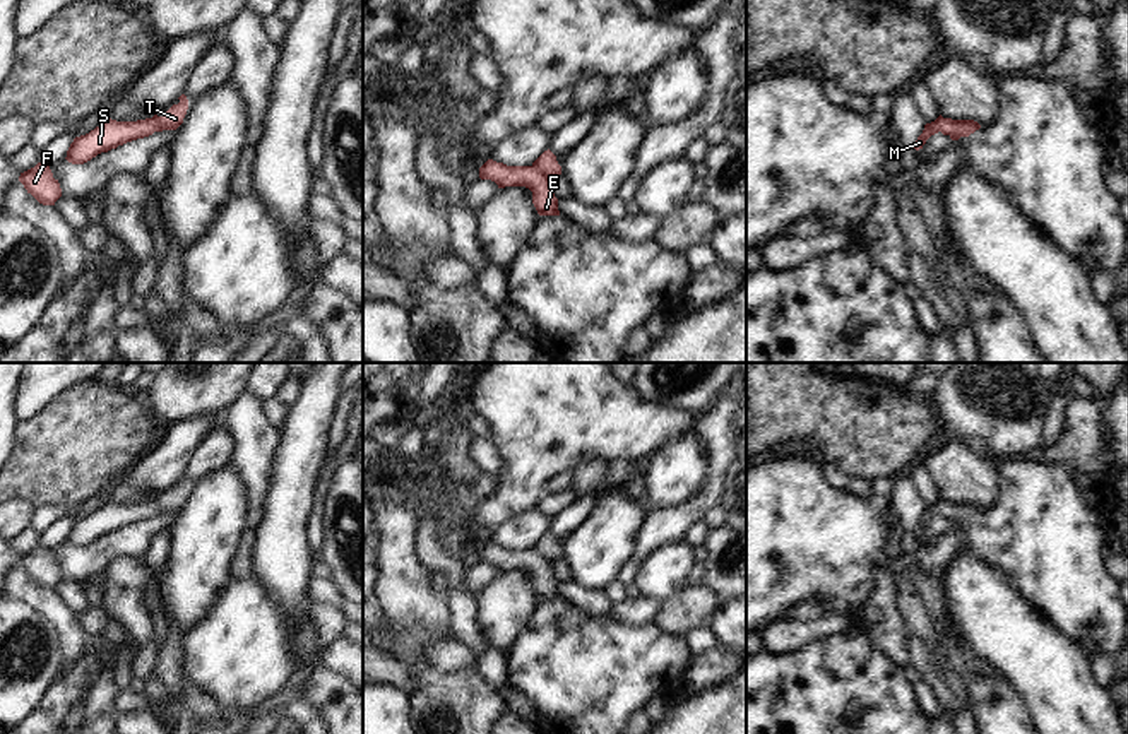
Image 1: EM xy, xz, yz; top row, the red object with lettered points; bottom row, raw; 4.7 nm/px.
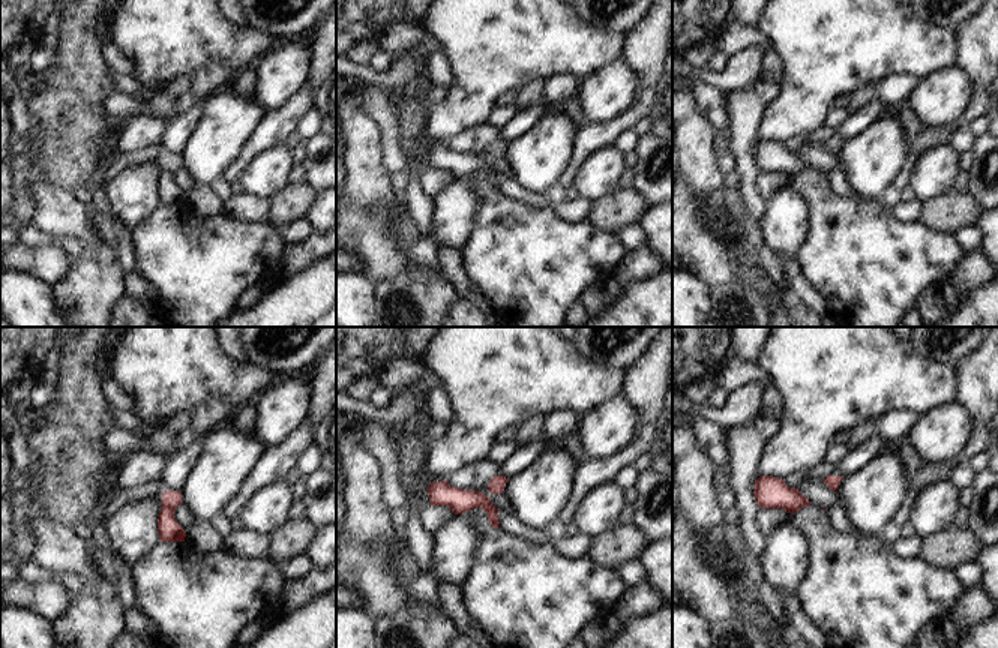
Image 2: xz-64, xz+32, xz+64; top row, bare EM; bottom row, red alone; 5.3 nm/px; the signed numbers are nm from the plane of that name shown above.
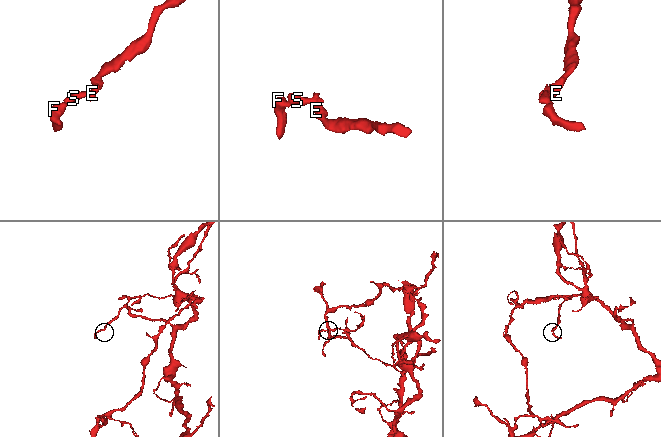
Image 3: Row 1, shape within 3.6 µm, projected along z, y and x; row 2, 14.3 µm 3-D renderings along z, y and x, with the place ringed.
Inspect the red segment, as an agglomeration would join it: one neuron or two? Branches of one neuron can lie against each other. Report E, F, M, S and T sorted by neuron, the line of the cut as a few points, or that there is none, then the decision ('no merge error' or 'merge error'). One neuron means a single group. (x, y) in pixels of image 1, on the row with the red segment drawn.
E F M S T; no cut; no merge error

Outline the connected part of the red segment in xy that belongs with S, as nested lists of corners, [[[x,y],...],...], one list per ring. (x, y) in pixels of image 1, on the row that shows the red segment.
[[[181,94],[178,104],[173,104],[163,116],[137,121],[116,121],[106,118],[99,127],[86,135],[75,137],[67,151],[67,161],[84,164],[101,152],[108,152],[127,142],[144,139],[154,132],[176,130],[187,115],[188,99]]]

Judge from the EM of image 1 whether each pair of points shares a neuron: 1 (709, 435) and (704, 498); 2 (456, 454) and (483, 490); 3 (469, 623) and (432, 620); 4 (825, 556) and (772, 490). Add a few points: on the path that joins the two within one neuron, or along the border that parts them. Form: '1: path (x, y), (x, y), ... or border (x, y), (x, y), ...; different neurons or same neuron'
1: path (714, 450), (714, 476), (711, 483); same neuron
2: border (483, 474), (471, 490), (476, 500); different neurons
3: border (444, 599), (449, 609), (449, 630), (454, 635); different neurons
4: path (808, 539), (781, 512), (781, 507); same neuron

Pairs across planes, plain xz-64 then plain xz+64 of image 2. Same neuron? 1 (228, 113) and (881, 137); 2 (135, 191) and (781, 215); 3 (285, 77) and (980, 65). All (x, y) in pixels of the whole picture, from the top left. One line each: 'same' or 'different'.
1: same
2: same
3: different

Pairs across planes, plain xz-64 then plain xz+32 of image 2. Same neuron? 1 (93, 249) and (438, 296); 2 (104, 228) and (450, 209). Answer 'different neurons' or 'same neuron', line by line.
1: same neuron
2: different neurons

